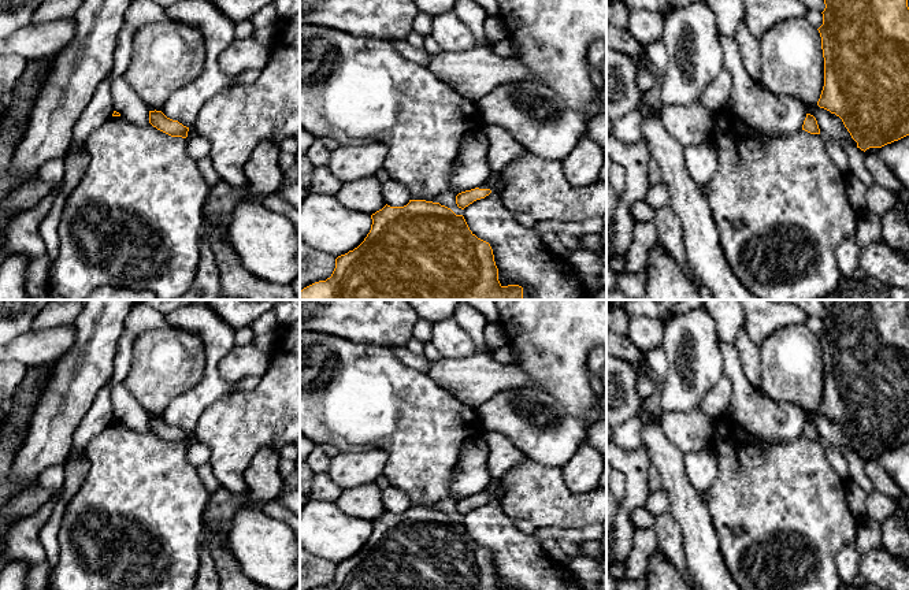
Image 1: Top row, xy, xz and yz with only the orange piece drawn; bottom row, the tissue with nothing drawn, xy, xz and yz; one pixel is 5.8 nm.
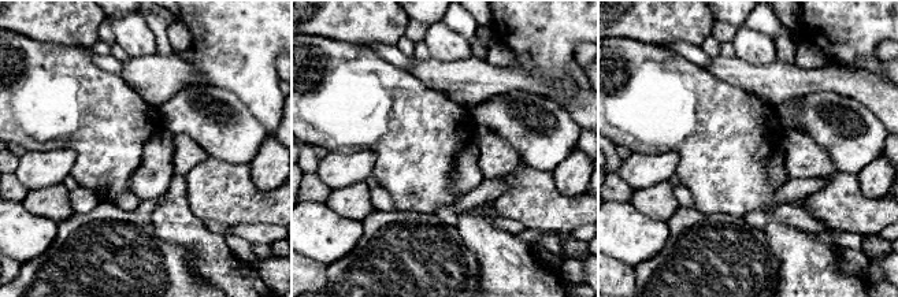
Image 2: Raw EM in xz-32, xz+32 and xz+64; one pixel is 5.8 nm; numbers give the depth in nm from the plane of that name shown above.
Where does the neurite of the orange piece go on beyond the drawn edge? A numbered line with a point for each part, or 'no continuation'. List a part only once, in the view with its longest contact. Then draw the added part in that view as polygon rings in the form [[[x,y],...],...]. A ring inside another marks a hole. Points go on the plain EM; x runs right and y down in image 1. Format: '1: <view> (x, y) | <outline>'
1: xz (498, 492) | [[[498,479],[498,483],[494,490],[485,489],[483,491],[481,491],[478,494],[479,496],[490,496],[490,497],[496,497],[498,500],[502,500],[504,494],[505,494],[505,487],[504,487],[502,479]]]

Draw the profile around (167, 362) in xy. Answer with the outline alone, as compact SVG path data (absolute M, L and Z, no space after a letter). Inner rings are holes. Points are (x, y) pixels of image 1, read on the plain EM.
M170 326L145 330L133 345L131 367L122 382L149 415L162 415L170 401L197 385L205 368L205 352L197 334Z

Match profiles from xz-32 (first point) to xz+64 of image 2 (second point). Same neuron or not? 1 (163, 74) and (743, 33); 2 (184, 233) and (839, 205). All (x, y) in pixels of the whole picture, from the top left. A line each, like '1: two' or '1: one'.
1: two
2: two

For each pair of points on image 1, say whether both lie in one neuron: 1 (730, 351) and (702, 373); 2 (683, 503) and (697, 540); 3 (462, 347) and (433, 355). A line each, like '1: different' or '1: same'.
1: different
2: same
3: different

